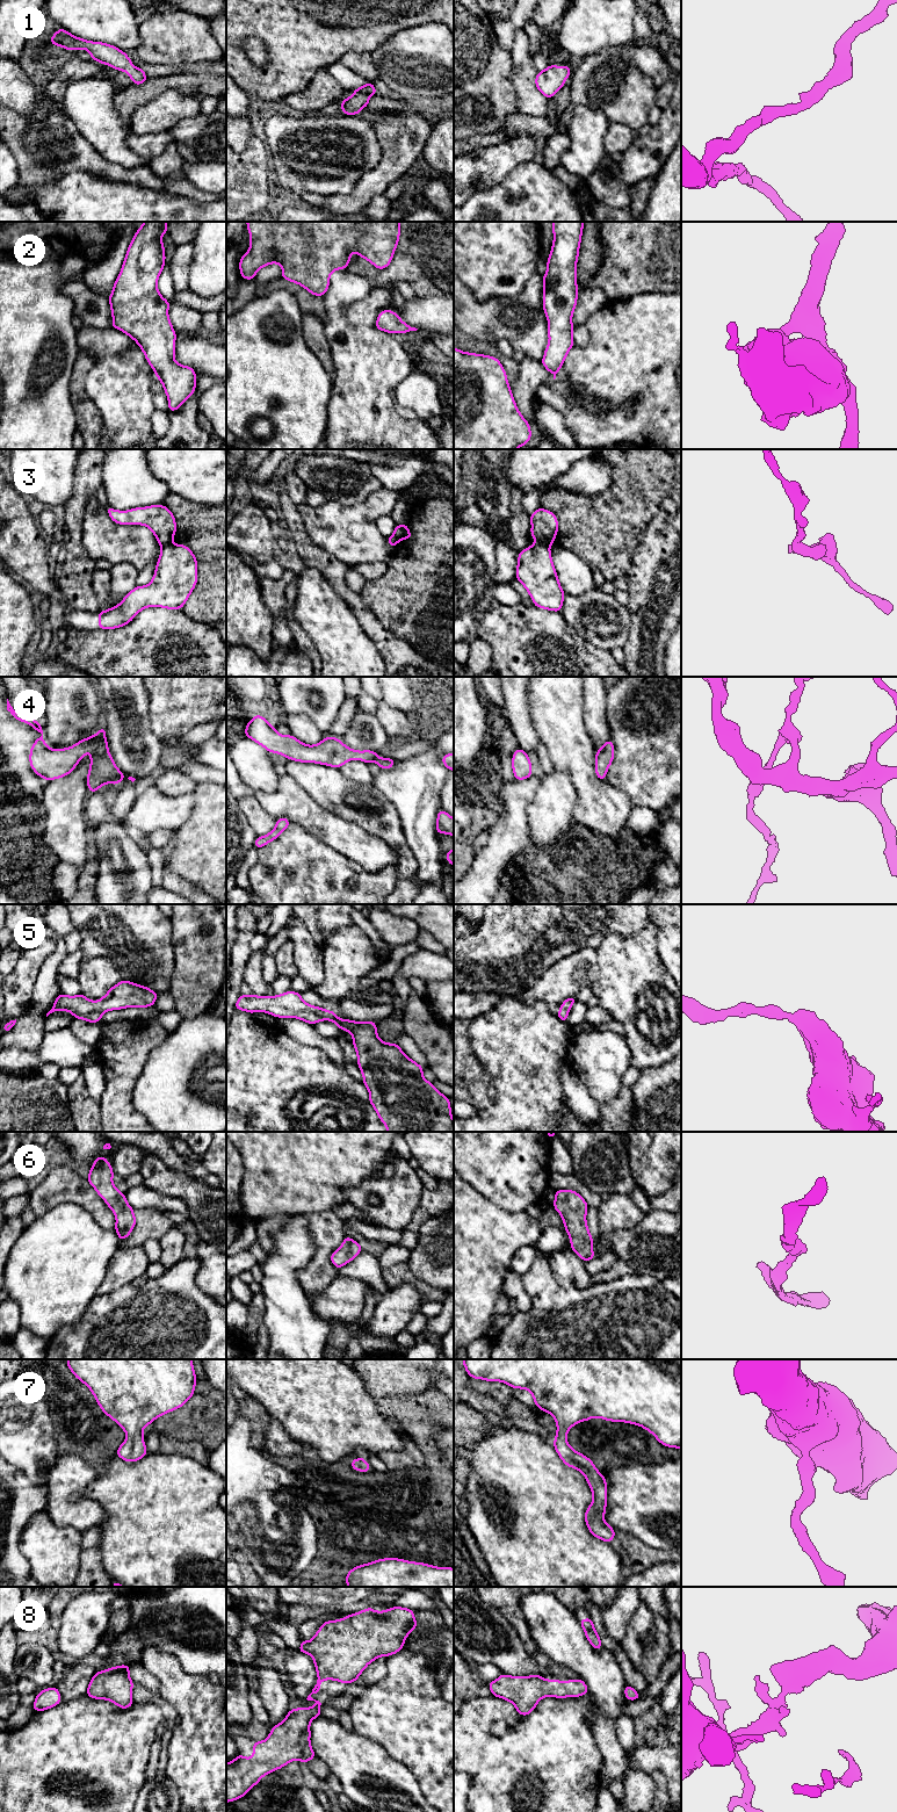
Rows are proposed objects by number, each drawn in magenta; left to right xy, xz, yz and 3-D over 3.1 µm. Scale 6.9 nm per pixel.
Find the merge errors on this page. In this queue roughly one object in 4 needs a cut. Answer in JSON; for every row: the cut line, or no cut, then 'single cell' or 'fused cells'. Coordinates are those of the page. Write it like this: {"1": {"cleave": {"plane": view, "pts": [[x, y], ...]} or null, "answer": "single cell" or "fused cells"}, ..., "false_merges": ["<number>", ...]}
{"1": {"cleave": null, "answer": "single cell"}, "2": {"cleave": null, "answer": "single cell"}, "3": {"cleave": {"plane": "yz", "pts": [[535, 540], [548, 547]]}, "answer": "fused cells"}, "4": {"cleave": null, "answer": "single cell"}, "5": {"cleave": null, "answer": "single cell"}, "6": {"cleave": null, "answer": "single cell"}, "7": {"cleave": null, "answer": "single cell"}, "8": {"cleave": null, "answer": "single cell"}, "false_merges": ["3"]}

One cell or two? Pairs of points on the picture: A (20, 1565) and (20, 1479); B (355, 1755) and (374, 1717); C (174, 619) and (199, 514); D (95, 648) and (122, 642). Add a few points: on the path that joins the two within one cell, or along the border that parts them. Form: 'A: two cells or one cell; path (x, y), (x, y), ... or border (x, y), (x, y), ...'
A: one cell; path (13, 1544), (13, 1532), (20, 1516), (20, 1500)
B: two cells; border (353, 1731), (378, 1742), (386, 1752)
C: two cells; border (181, 608), (188, 616), (205, 622)
D: one cell; path (102, 648), (115, 648)

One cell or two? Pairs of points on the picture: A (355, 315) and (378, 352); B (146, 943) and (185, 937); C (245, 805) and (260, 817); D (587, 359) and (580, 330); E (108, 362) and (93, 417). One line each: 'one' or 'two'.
A: two
B: two
C: one
D: two
E: two

